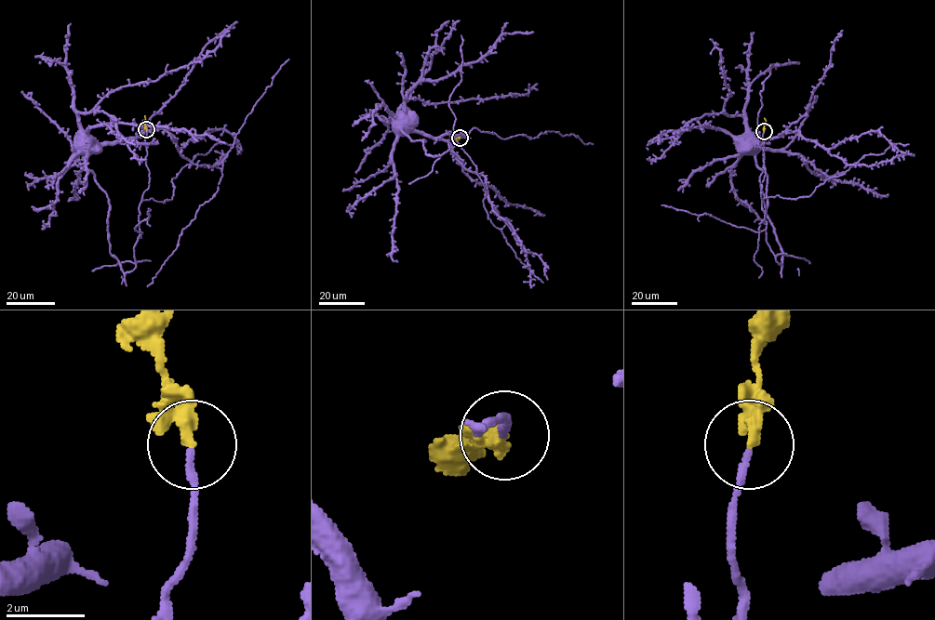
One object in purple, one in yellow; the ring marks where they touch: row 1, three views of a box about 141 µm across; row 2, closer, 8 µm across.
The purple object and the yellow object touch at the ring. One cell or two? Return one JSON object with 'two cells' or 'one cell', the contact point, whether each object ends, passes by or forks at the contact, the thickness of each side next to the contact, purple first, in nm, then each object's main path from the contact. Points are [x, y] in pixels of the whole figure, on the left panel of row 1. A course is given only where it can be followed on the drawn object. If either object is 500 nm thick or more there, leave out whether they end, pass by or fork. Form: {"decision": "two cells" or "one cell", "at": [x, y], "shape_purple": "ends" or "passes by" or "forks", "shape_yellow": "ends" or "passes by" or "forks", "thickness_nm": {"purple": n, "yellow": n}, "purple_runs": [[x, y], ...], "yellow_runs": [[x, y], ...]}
{"decision": "two cells", "at": [146, 129], "shape_purple": "ends", "shape_yellow": "ends", "thickness_nm": {"purple": 180, "yellow": 320}, "purple_runs": [[146, 130], [144, 142], [93, 142]], "yellow_runs": [[146, 129], [144, 115]]}

